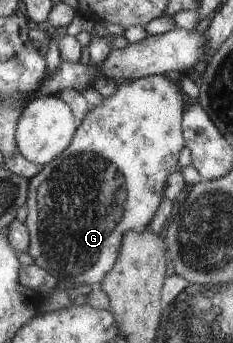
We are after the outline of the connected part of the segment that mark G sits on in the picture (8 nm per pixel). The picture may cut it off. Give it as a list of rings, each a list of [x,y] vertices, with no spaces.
[[[153,75],[133,79],[132,81],[120,81],[117,83],[117,91],[112,97],[106,98],[94,110],[89,110],[83,121],[79,123],[74,140],[71,141],[69,148],[54,158],[49,164],[43,166],[33,178],[30,178],[30,186],[27,204],[27,218],[25,226],[30,234],[28,252],[34,260],[34,264],[43,267],[55,275],[60,283],[64,285],[76,286],[98,286],[102,278],[110,272],[118,262],[121,254],[121,246],[124,235],[127,231],[137,231],[140,233],[149,228],[149,223],[155,216],[155,211],[159,208],[164,197],[167,177],[179,169],[178,156],[181,149],[185,147],[184,136],[182,133],[182,116],[187,105],[188,99],[184,91],[165,77],[165,75]]]

